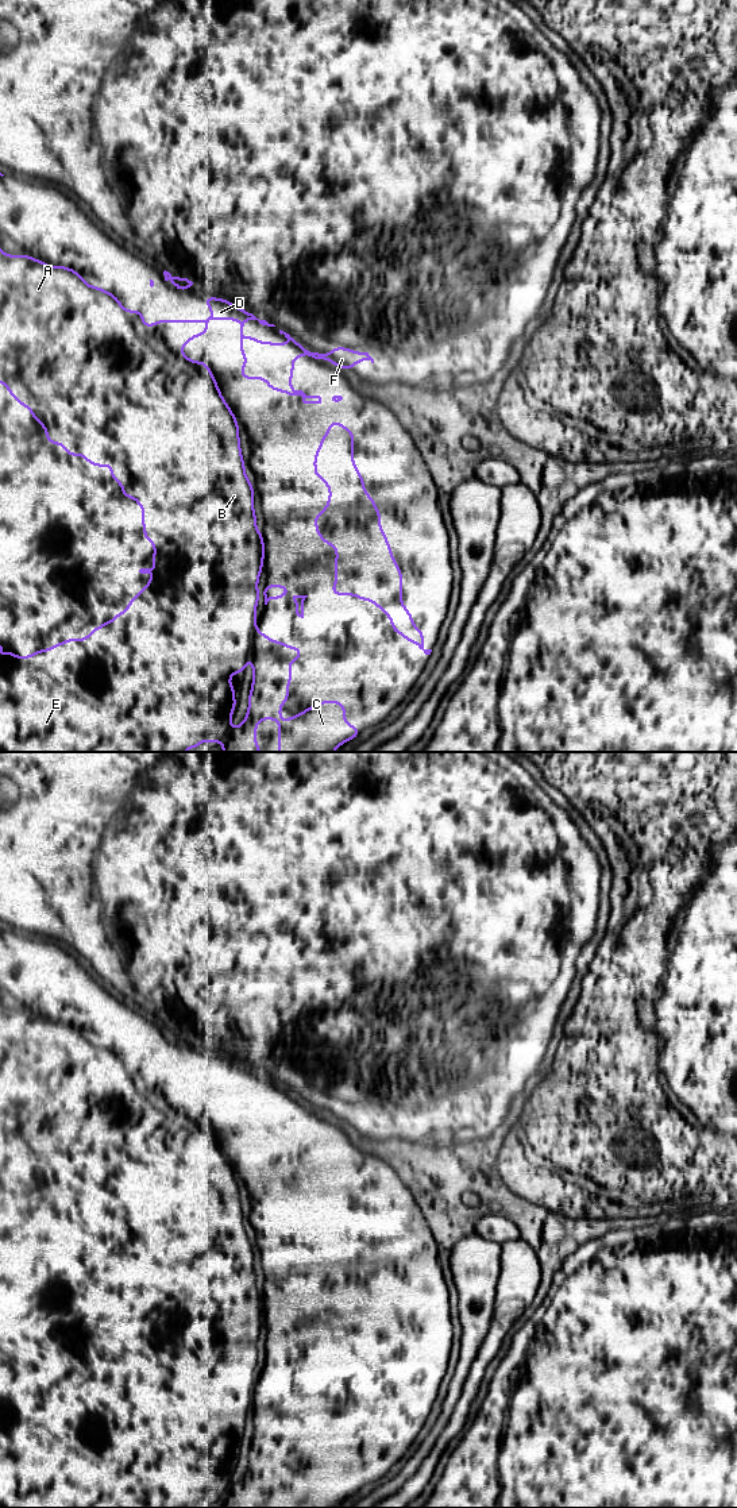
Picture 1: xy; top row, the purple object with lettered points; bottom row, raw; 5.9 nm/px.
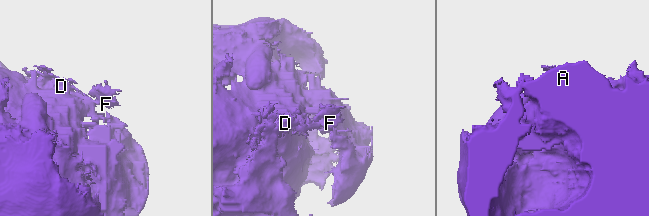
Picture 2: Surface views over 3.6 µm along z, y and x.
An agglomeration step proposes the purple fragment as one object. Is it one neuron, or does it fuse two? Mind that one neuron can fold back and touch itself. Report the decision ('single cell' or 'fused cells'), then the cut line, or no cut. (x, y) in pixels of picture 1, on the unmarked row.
fused cells | xy (309, 1107), (321, 1114)

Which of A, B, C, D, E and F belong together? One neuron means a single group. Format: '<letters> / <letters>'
A B C D E / F

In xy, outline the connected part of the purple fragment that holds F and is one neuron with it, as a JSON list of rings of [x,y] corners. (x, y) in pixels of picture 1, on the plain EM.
[[[335,1102],[331,1110],[320,1110],[317,1106],[313,1106],[310,1108],[319,1111],[321,1115],[331,1118],[332,1121],[343,1126],[350,1127],[352,1127],[352,1122],[355,1119],[363,1119],[364,1116],[370,1116],[371,1119],[374,1119],[374,1115],[368,1111],[368,1108],[359,1108],[340,1102]]]

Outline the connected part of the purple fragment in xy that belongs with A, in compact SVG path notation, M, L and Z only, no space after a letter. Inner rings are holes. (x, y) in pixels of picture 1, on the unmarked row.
M0 1006L0 1141L8 1142L8 1150L20 1162L28 1162L30 1170L46 1185L49 1200L61 1200L67 1207L67 1214L82 1211L90 1222L105 1224L111 1219L111 1235L121 1239L124 1254L136 1254L138 1264L146 1265L146 1270L139 1270L143 1277L143 1295L154 1299L154 1312L151 1319L158 1319L158 1324L140 1324L140 1330L153 1330L154 1334L138 1347L127 1359L126 1368L119 1368L109 1378L103 1378L99 1384L89 1386L88 1395L65 1395L61 1400L53 1400L50 1405L36 1405L34 1411L16 1412L12 1405L3 1409L0 1401L0 1508L185 1508L194 1505L205 1496L212 1500L224 1497L221 1508L262 1508L256 1501L256 1481L262 1476L275 1476L278 1478L278 1508L333 1508L342 1500L354 1496L360 1490L358 1481L346 1480L346 1461L342 1457L317 1457L312 1465L308 1459L302 1470L292 1470L288 1477L281 1476L281 1461L289 1458L289 1439L293 1434L290 1426L292 1416L302 1413L301 1403L290 1403L282 1397L274 1397L256 1385L256 1341L261 1327L265 1324L265 1297L263 1287L256 1287L256 1270L254 1266L254 1241L246 1231L246 1220L240 1206L239 1179L223 1154L217 1138L205 1116L190 1116L182 1110L182 1102L193 1096L194 1092L208 1091L211 1076L236 1076L240 1080L240 1112L248 1114L248 1119L240 1121L242 1135L266 1135L269 1146L278 1146L289 1152L301 1152L304 1160L321 1160L320 1152L306 1152L302 1146L296 1146L289 1137L294 1131L293 1116L305 1111L316 1118L321 1114L304 1104L289 1089L279 1085L289 1096L288 1100L273 1098L258 1098L255 1092L244 1092L243 1083L247 1076L258 1076L259 1080L275 1083L266 1076L256 1075L252 1069L238 1061L217 1053L204 1052L202 1058L213 1068L207 1076L155 1076L151 1083L142 1079L146 1068L121 1064L121 1057L105 1045L88 1041L81 1029L67 1022L47 1022L45 1017L36 1017L32 1011L8 1011ZM252 1412L254 1432L248 1450L248 1466L244 1478L236 1484L229 1482L229 1476L236 1463L235 1443L228 1436L229 1431L243 1430L246 1415Z

